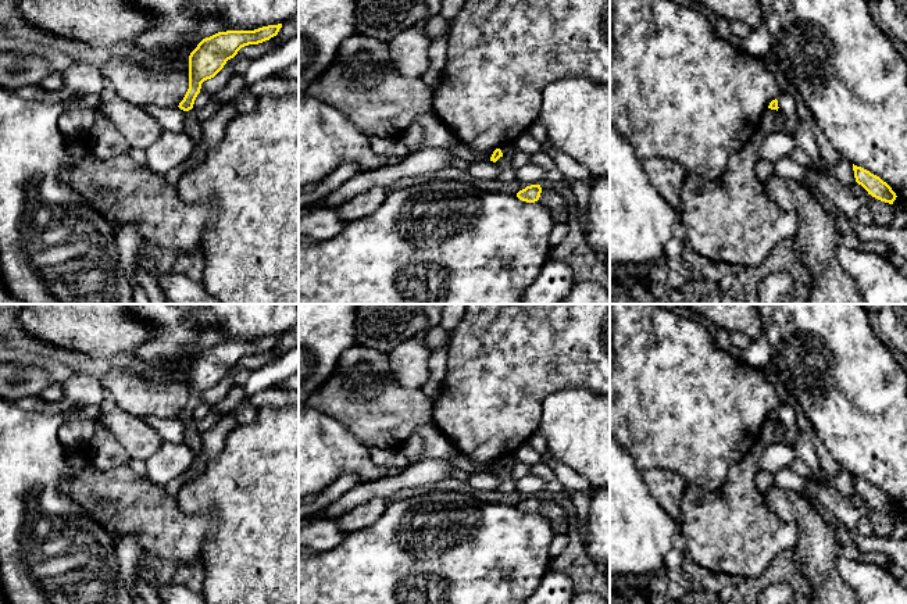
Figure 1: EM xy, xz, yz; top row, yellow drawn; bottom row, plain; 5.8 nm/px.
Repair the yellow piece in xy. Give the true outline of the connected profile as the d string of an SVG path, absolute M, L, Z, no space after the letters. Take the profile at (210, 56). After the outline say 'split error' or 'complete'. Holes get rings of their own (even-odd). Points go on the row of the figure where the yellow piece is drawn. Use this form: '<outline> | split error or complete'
M282 24L254 31L226 31L203 39L189 56L189 89L178 107L192 110L204 81L214 78L242 47L269 40L281 28Z | complete

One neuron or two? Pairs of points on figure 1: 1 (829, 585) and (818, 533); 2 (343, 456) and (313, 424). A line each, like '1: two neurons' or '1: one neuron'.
1: one neuron
2: one neuron

